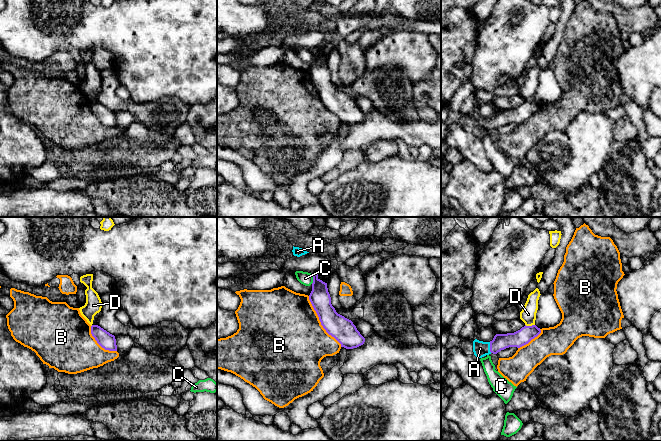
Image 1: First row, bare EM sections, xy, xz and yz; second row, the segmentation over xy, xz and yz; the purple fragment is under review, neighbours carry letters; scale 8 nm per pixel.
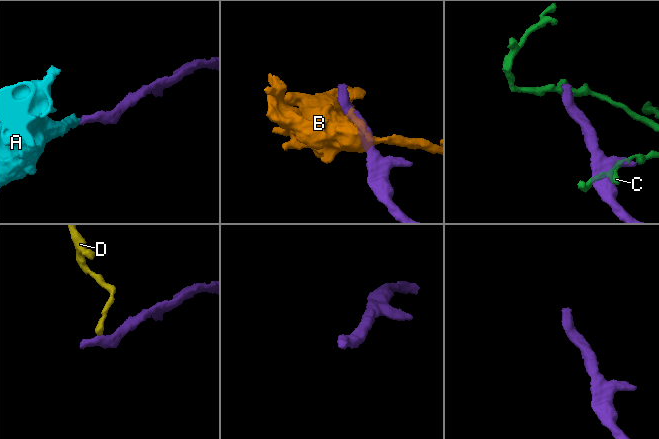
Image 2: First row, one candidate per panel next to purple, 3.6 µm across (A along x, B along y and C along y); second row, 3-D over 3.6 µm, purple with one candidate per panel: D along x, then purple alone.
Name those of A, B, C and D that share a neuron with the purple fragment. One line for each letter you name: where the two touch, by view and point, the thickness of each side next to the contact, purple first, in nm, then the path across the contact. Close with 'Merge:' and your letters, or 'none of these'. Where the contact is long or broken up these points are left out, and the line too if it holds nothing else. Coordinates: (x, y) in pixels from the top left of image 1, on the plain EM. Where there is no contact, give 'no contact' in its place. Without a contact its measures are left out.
A: yz (490, 123) | 130/120 nm | across yz (519, 114), (501, 117), (490, 123), (480, 124)
Merge: A

